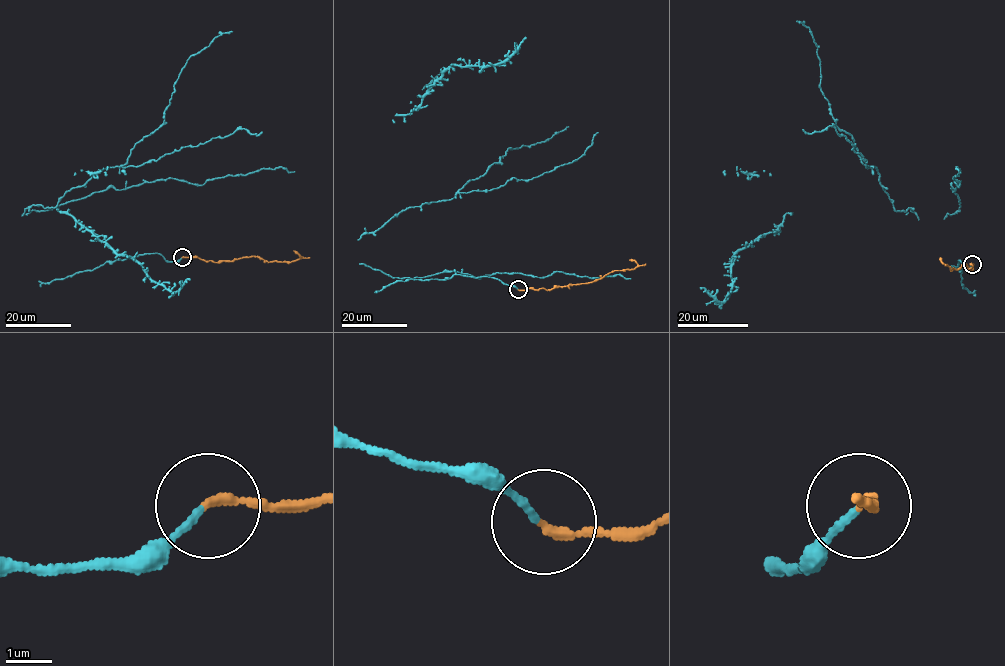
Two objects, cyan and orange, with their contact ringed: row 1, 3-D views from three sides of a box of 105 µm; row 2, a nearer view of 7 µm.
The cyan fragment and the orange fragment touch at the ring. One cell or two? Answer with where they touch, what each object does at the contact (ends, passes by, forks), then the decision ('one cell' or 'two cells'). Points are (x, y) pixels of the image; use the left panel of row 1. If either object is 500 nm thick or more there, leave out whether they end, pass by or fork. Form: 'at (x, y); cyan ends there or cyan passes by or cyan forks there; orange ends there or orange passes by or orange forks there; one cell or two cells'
at (182, 257); cyan ends there; orange ends there; one cell

